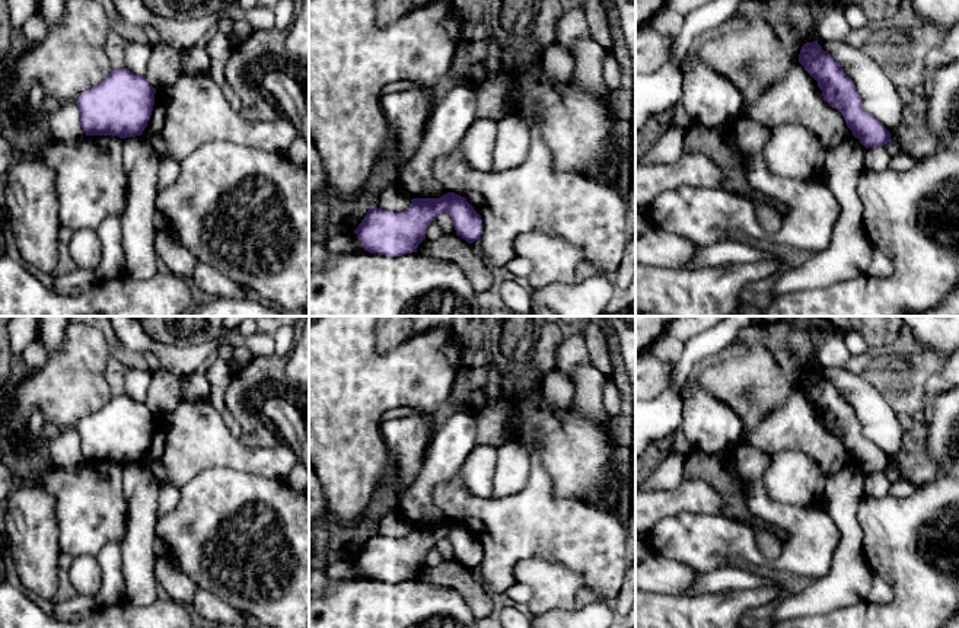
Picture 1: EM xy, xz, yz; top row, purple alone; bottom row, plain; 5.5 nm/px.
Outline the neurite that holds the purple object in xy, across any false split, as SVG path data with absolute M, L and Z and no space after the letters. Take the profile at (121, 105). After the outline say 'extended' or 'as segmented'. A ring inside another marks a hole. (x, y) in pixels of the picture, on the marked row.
M112 70L79 99L80 125L86 136L141 136L150 119L156 89L146 76Z | as segmented

